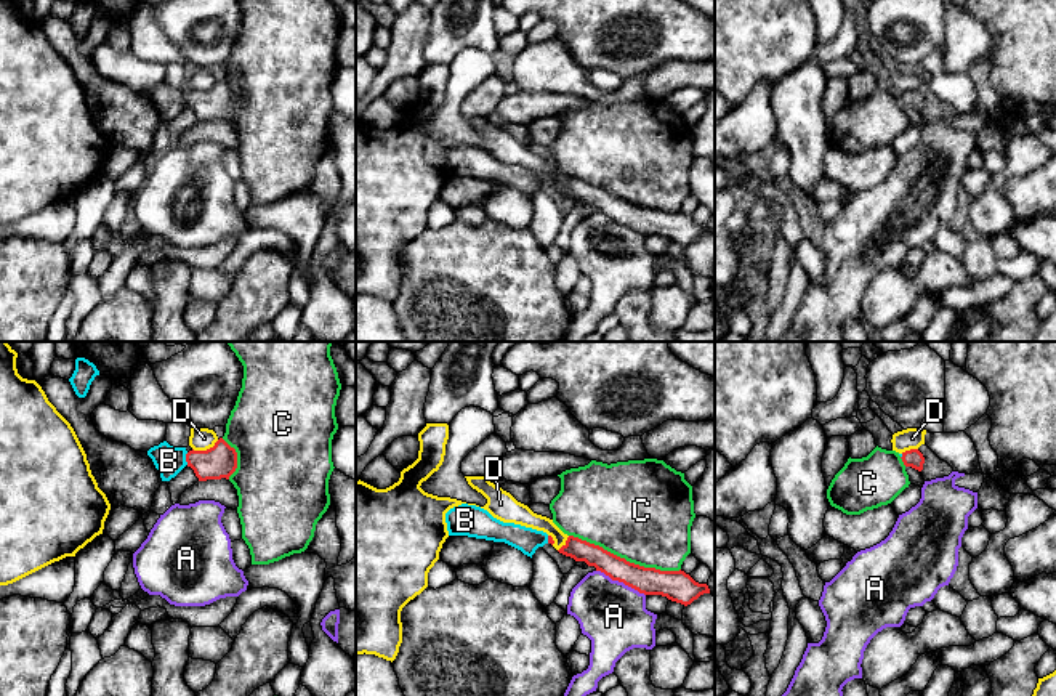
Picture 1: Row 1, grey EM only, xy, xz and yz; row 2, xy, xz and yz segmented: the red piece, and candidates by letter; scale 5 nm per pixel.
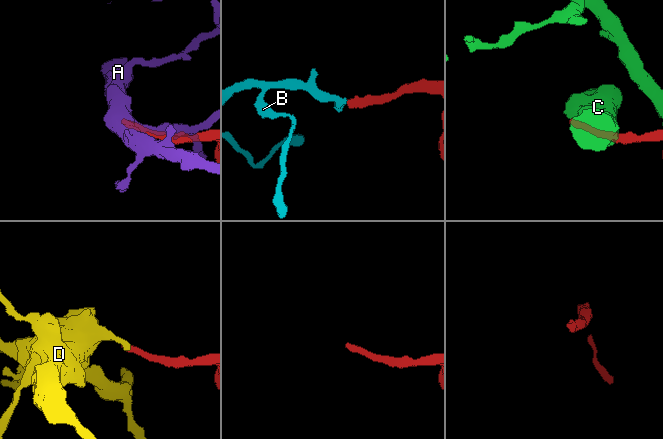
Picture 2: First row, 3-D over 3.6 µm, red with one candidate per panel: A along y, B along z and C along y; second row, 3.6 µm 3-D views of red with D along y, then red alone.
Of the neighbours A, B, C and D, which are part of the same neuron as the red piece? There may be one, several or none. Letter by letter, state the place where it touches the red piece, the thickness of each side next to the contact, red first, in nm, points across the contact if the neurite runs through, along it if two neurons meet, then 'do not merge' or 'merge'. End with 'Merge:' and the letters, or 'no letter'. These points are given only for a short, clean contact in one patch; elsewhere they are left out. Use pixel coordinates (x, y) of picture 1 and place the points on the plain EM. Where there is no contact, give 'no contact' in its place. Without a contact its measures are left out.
A: contact xz (620, 222); calibres 140 and 320 nm; do not merge
B: contact xy (186, 100); calibres 160 and 150 nm; way xy (220, 101), (186, 100), (169, 101); merge
C: contact xz (624, 199); calibres 140 and 500 nm; do not merge
D: contact xy (207, 90); calibres 160 and 110 nm; do not merge
Merge: B

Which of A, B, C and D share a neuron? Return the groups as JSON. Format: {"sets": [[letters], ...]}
{"sets": [["A"], ["B"], ["C"], ["D"]]}

